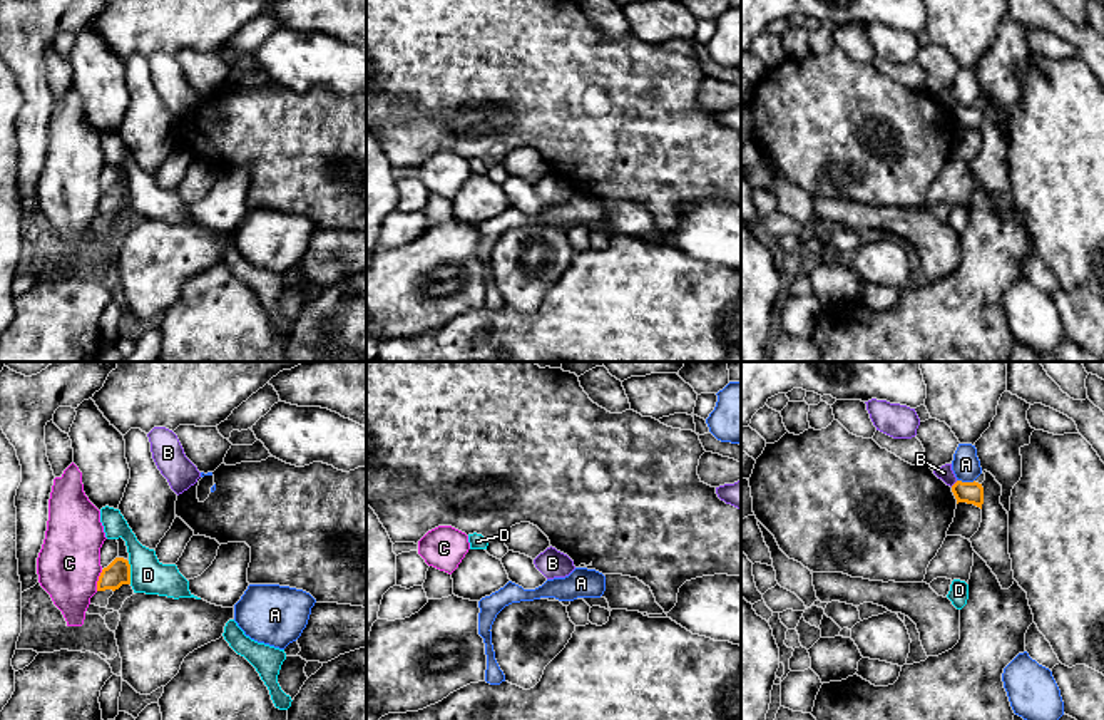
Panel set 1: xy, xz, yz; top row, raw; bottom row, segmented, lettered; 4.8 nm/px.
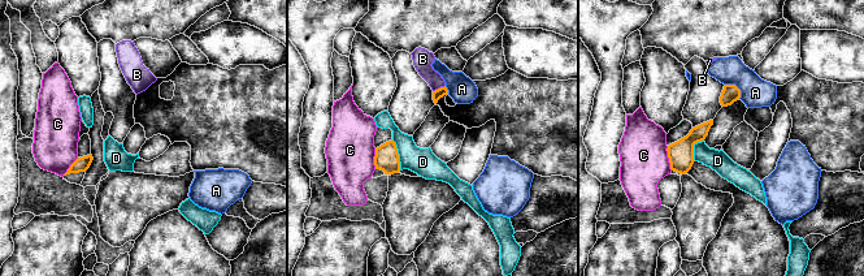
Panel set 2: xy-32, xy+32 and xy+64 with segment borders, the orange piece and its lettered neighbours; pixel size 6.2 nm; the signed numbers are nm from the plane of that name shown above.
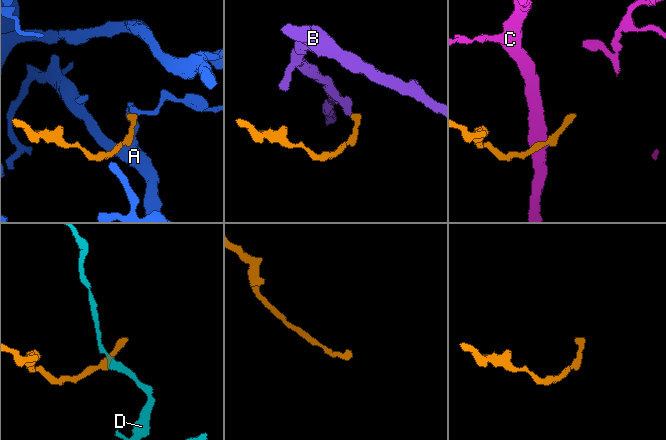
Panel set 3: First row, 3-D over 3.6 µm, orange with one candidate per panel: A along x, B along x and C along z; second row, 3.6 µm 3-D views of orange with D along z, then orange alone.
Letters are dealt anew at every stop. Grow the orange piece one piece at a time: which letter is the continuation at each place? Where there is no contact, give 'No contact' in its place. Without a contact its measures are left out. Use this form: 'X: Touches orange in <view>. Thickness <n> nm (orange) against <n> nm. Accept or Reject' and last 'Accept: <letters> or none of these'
A: Touches orange in yz. Thickness 110 nm (orange) against 140 nm. Reject
B: Touches orange in yz. Thickness 110 nm (orange) against 70 nm. Reject
C: Touches orange in xy. Thickness 120 nm (orange) against 300 nm. Reject
D: Touches orange in xy. Thickness 120 nm (orange) against 170 nm. Reject
Accept: none of these

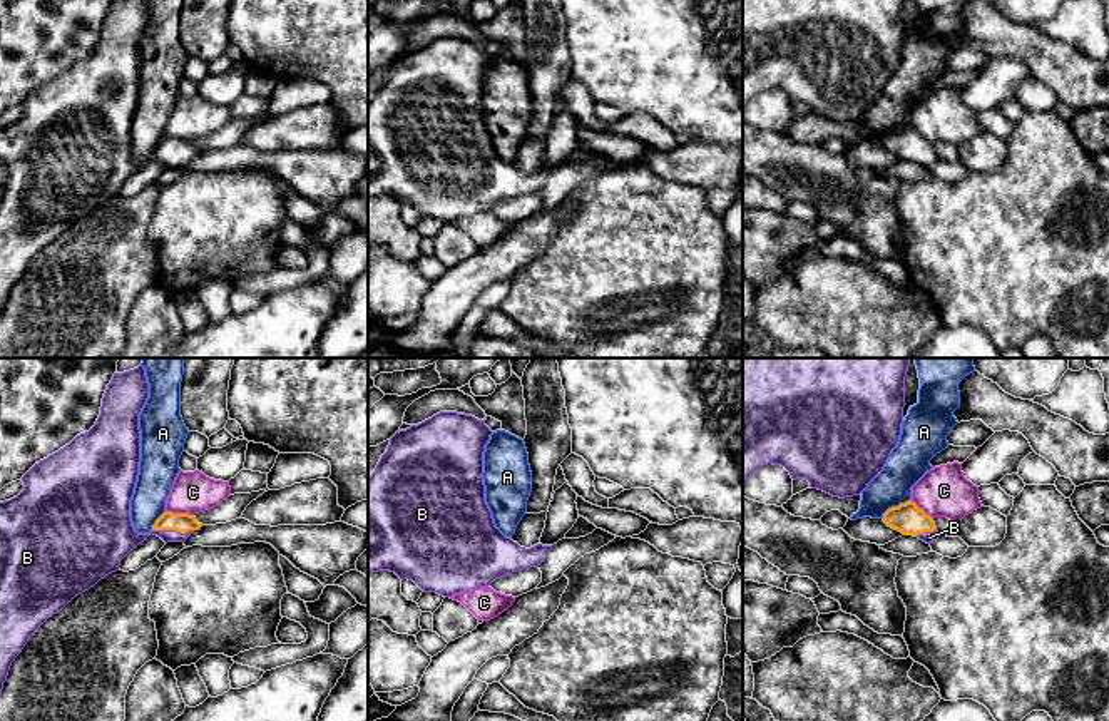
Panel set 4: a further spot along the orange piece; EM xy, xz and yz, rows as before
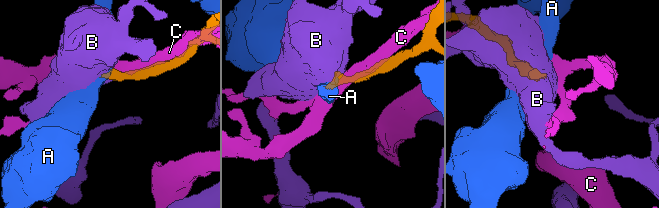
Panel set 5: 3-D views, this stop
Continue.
A: Touches orange in yz. Thickness 150 nm (orange) against 190 nm. Reject
B: Touches orange in xy. Thickness 100 nm (orange) against 140 nm. Accept
C: Touches orange in xy. Thickness 100 nm (orange) against 200 nm. Reject
Accept: B

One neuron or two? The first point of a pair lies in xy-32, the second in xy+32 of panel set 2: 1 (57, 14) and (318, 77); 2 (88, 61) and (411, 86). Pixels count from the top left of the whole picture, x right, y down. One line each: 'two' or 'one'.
1: one
2: two

